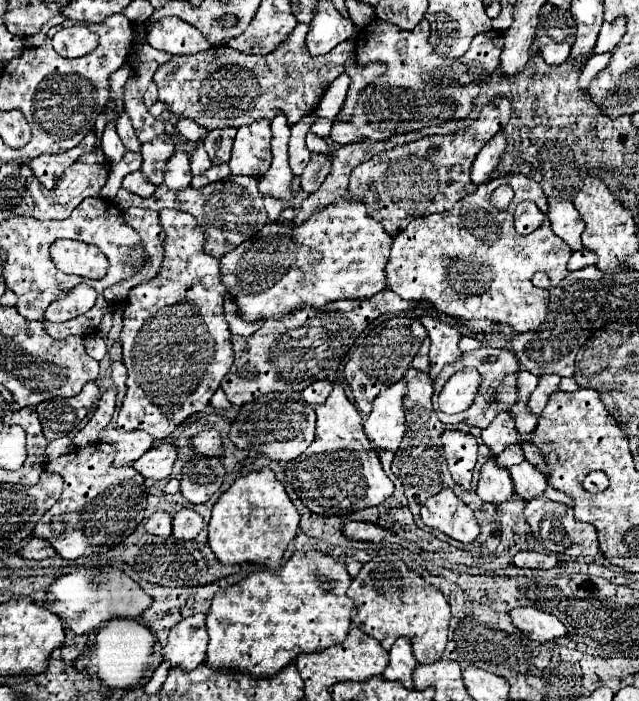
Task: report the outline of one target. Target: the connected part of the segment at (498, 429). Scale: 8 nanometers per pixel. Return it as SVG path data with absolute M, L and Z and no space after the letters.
M500 411L494 421L482 431L482 439L484 443L490 447L490 451L494 455L498 455L502 449L506 449L508 445L524 445L524 441L520 439L520 433L514 425L514 419L508 411Z

